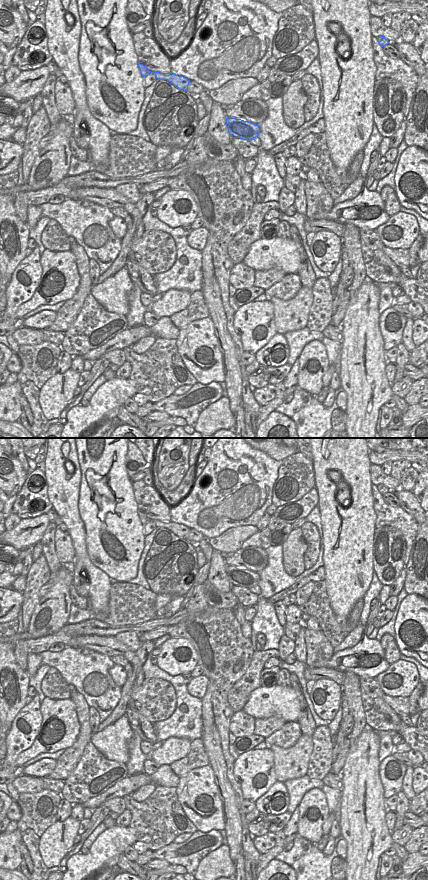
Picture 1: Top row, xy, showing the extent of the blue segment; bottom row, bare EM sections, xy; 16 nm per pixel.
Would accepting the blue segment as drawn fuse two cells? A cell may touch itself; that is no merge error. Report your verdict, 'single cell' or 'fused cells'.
fused cells

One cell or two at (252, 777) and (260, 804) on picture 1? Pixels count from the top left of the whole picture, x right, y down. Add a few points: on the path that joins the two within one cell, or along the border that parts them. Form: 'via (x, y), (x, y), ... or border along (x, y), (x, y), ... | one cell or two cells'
border along (275, 781), (254, 802) | two cells

